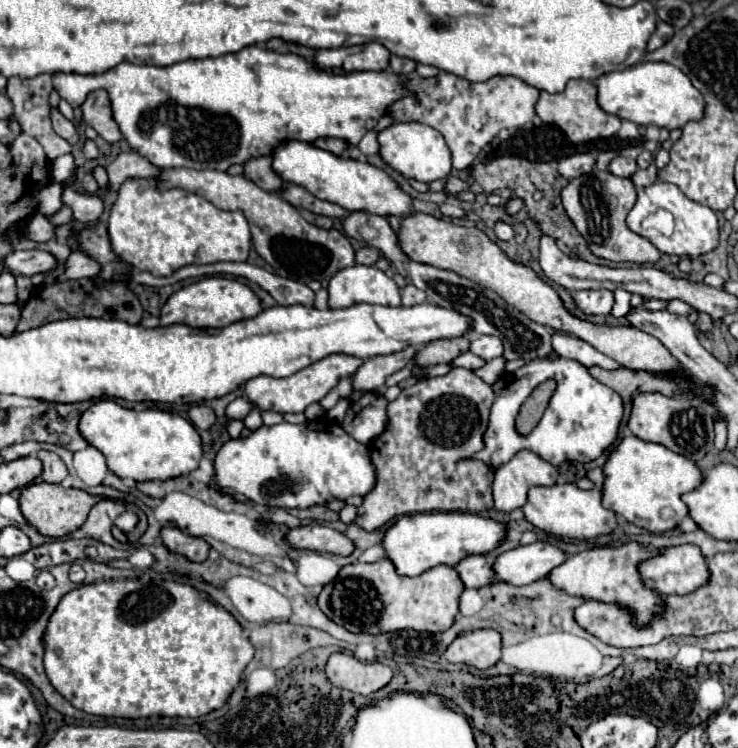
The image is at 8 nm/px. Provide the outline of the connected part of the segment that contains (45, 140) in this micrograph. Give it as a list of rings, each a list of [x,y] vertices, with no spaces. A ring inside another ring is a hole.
[[[36,75],[36,77],[30,77],[30,79],[20,79],[20,77],[10,77],[8,79],[8,85],[6,85],[6,95],[8,99],[14,103],[14,115],[16,119],[20,121],[20,127],[24,133],[32,135],[34,139],[38,139],[44,147],[44,153],[46,157],[52,161],[64,153],[70,153],[70,143],[66,139],[62,139],[60,135],[56,135],[56,131],[52,129],[52,123],[50,123],[50,103],[48,103],[48,97],[52,93],[52,75]]]

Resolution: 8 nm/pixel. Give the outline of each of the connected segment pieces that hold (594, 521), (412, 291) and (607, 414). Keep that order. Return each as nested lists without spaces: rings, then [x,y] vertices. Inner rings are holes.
[[[556,483],[552,487],[532,487],[528,491],[528,501],[522,507],[522,511],[528,523],[558,537],[592,539],[596,535],[610,533],[616,527],[616,515],[602,507],[602,493],[594,489],[582,491],[574,483]]]
[[[406,285],[402,289],[402,305],[404,307],[414,307],[414,305],[420,305],[420,303],[426,303],[428,297],[424,295],[424,291],[420,291],[418,287],[414,285]]]
[[[558,357],[556,361],[550,359],[534,359],[524,367],[516,369],[514,373],[506,373],[500,377],[500,383],[494,383],[494,405],[490,411],[488,431],[484,433],[486,447],[476,453],[476,459],[482,459],[492,469],[510,461],[510,457],[522,449],[534,451],[542,459],[552,465],[560,465],[562,461],[580,461],[588,463],[598,459],[618,437],[618,425],[622,419],[622,399],[610,387],[598,383],[584,365],[572,359]],[[546,379],[556,379],[556,391],[550,399],[548,409],[544,411],[542,419],[534,427],[530,435],[520,435],[514,429],[514,419],[522,407],[522,403],[530,397],[530,393],[544,383]]]

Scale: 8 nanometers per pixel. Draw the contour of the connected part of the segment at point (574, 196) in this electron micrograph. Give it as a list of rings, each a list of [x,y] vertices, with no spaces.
[[[594,169],[586,175],[572,179],[562,189],[562,205],[576,225],[588,249],[602,259],[614,263],[656,263],[660,259],[660,251],[644,237],[636,235],[626,225],[626,215],[636,203],[636,191],[630,179],[616,177],[610,171]]]

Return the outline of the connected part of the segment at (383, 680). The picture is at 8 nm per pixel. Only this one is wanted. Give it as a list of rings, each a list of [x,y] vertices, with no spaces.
[[[334,653],[326,665],[326,677],[332,685],[360,695],[370,695],[392,679],[392,669],[384,663],[362,663],[350,653]]]

